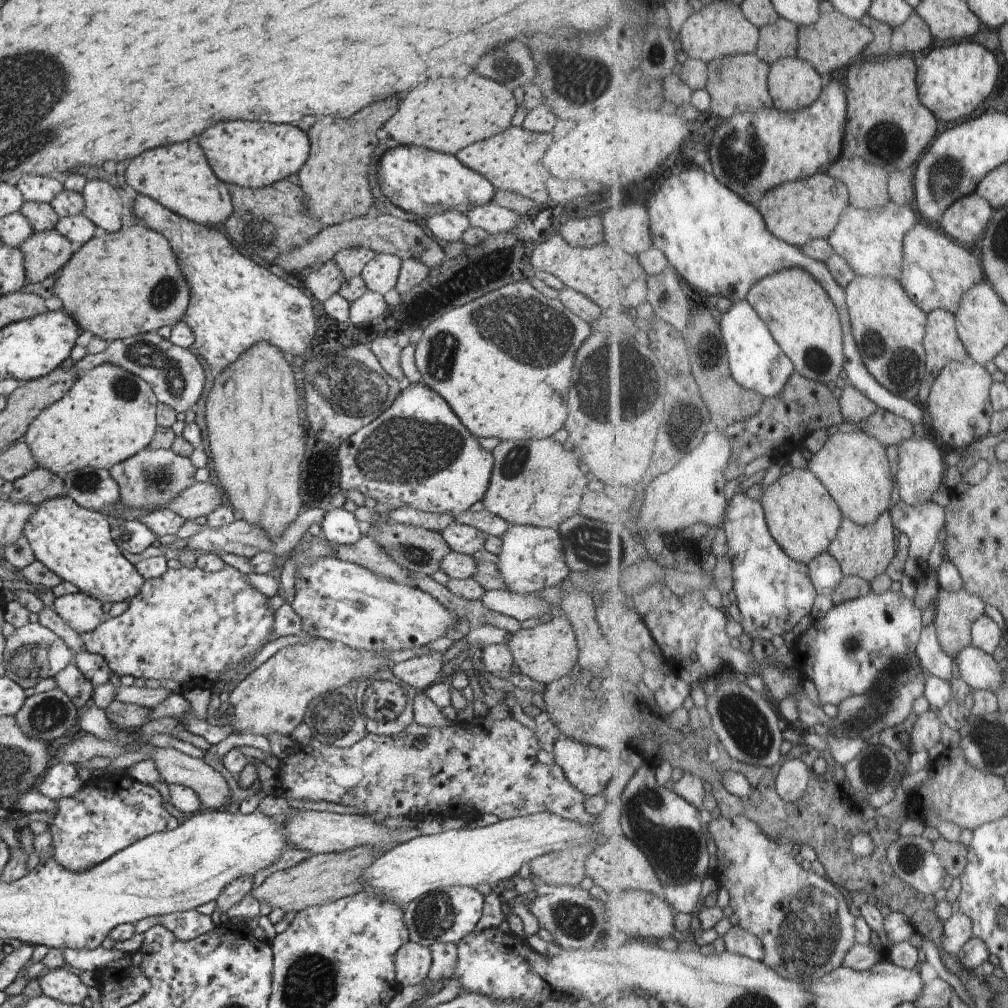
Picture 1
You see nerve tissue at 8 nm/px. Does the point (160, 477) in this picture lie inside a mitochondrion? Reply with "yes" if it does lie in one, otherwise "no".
yes

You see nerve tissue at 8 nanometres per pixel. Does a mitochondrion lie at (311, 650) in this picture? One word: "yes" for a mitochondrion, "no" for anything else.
no

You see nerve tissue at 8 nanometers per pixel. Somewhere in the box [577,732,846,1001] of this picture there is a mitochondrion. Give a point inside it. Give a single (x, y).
(677, 852)

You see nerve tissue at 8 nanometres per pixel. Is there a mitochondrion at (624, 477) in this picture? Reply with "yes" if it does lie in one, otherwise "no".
no

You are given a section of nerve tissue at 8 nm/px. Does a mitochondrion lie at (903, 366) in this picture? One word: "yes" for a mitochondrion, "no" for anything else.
yes

